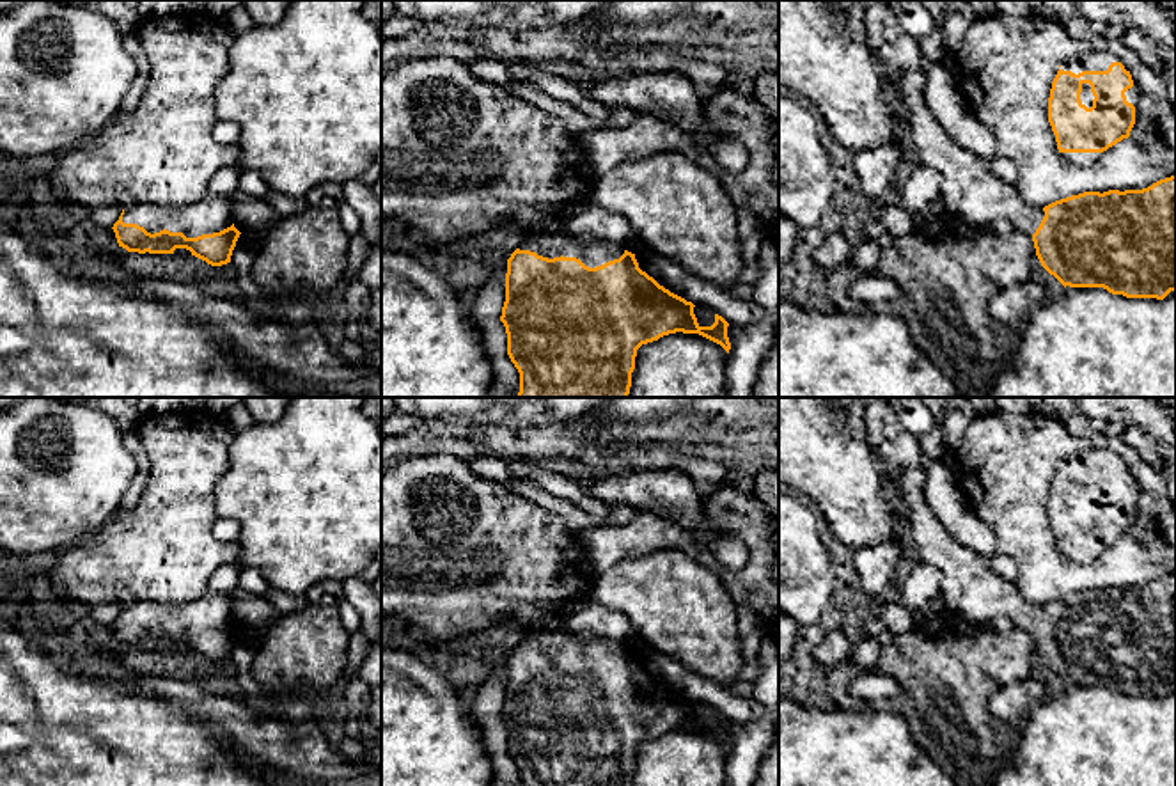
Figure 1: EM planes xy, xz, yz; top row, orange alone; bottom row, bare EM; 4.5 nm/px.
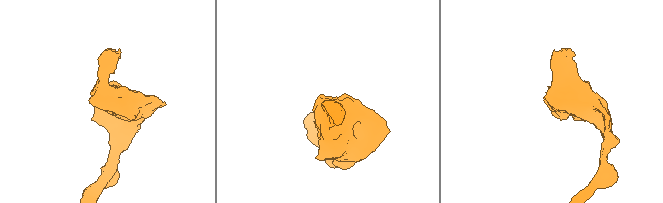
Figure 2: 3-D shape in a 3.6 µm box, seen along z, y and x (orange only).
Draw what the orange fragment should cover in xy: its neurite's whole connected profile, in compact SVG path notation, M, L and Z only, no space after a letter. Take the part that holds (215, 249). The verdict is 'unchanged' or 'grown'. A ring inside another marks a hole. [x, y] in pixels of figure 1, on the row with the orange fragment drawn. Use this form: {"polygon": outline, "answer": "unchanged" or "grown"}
{"polygon": "M216 193L184 206L126 208L112 229L128 252L174 254L186 248L211 266L231 263L241 234L231 220L231 199Z", "answer": "grown"}

